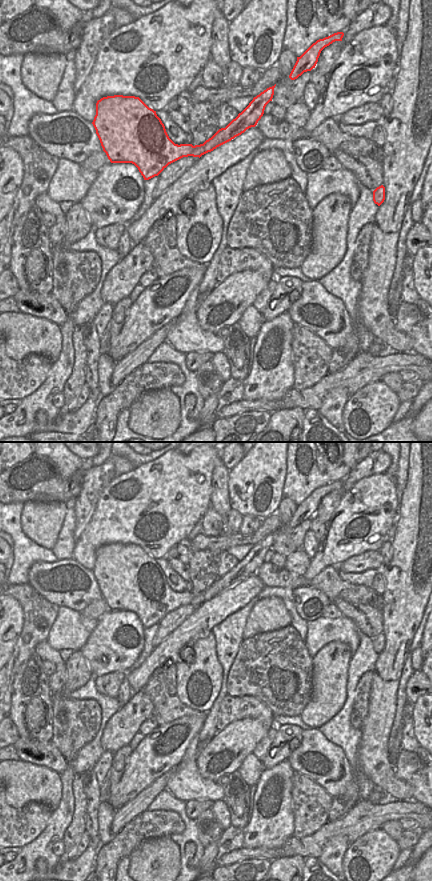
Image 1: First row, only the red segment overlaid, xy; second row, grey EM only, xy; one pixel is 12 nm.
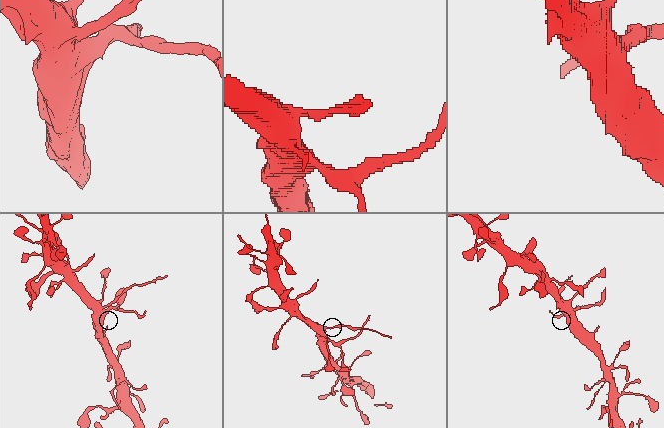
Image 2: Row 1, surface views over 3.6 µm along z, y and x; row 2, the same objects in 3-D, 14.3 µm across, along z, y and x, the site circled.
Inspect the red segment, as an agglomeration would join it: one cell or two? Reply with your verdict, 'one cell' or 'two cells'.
two cells

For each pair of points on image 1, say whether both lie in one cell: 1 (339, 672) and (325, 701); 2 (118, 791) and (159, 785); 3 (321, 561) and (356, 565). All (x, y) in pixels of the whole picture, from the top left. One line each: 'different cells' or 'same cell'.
1: same cell
2: different cells
3: different cells

